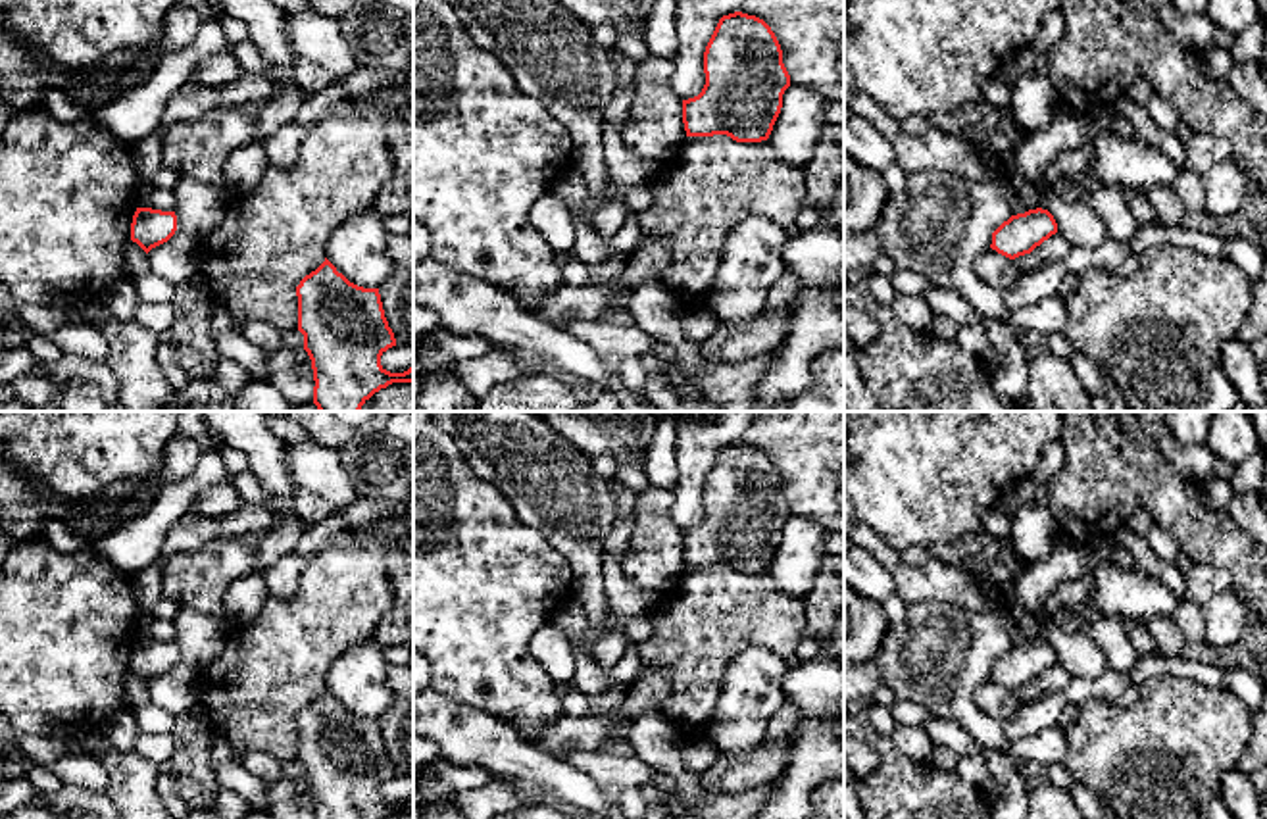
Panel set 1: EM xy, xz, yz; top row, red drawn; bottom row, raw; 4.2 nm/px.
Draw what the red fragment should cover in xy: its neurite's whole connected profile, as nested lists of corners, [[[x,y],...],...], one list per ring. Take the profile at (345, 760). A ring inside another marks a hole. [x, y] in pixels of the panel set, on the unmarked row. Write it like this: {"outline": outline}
{"outline": [[[325,692],[296,717],[298,761],[311,790],[313,819],[386,819],[413,813],[413,796],[390,804],[381,786],[396,777],[379,719],[350,713]]]}

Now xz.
{"outline": [[[742,442],[723,446],[704,483],[706,515],[694,529],[683,531],[686,567],[727,565],[736,573],[767,571],[783,538],[790,506],[771,458]]]}

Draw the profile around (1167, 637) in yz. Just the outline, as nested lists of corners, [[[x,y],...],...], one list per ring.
[[[1155,615],[1146,621],[1155,654],[1169,659],[1182,658],[1188,640],[1171,615]]]

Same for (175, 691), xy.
[[[179,659],[146,688],[152,702],[171,715],[190,713],[200,704],[198,671]]]

